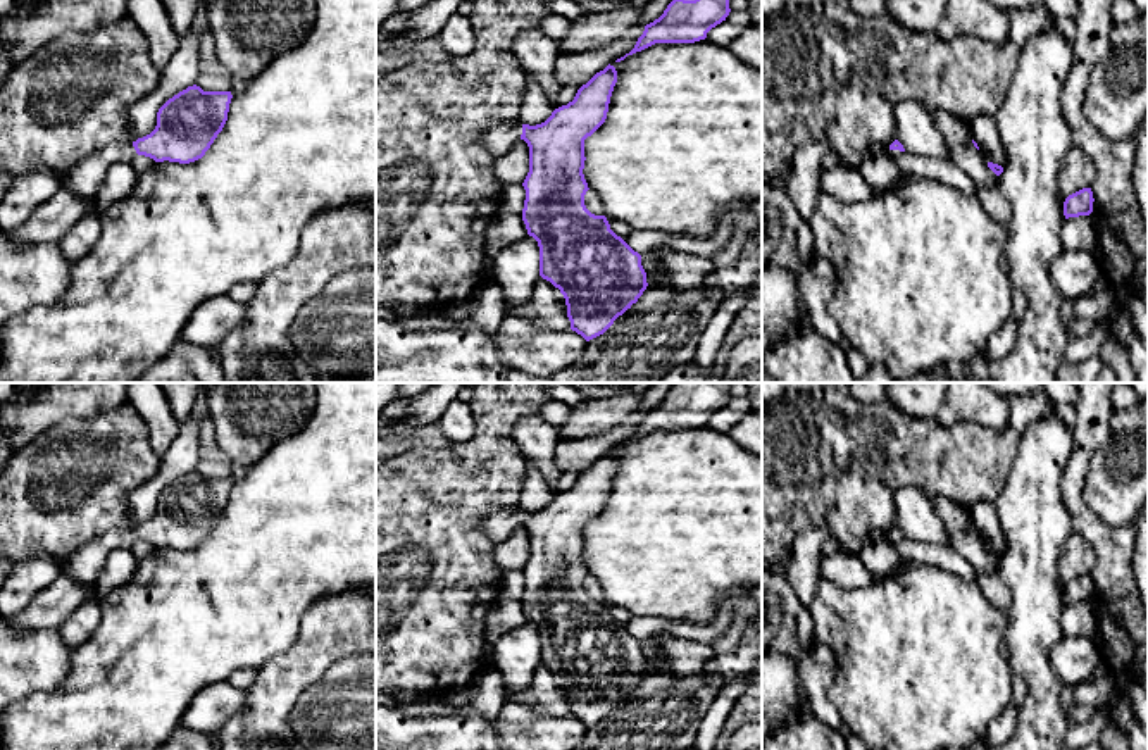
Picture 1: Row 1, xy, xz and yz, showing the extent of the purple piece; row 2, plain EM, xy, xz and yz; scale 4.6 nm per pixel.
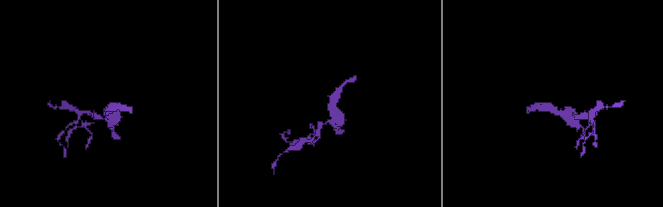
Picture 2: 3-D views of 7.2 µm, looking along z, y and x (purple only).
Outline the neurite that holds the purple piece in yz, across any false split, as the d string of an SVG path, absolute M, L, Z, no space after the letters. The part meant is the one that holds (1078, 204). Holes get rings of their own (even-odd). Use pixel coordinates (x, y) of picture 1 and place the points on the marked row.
M1082 188L1072 195L1069 195L1064 202L1064 216L1069 217L1079 217L1079 216L1089 216L1093 212L1093 191L1091 188Z

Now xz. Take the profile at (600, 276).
M608 64L545 122L493 124L481 141L496 157L519 140L527 143L522 221L540 247L540 276L560 290L571 329L586 341L603 334L648 286L641 255L584 205L584 140L605 122L615 83Z

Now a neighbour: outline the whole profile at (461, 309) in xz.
M465 298L445 305L440 312L453 321L464 321L469 317L471 309L472 309L472 298Z

